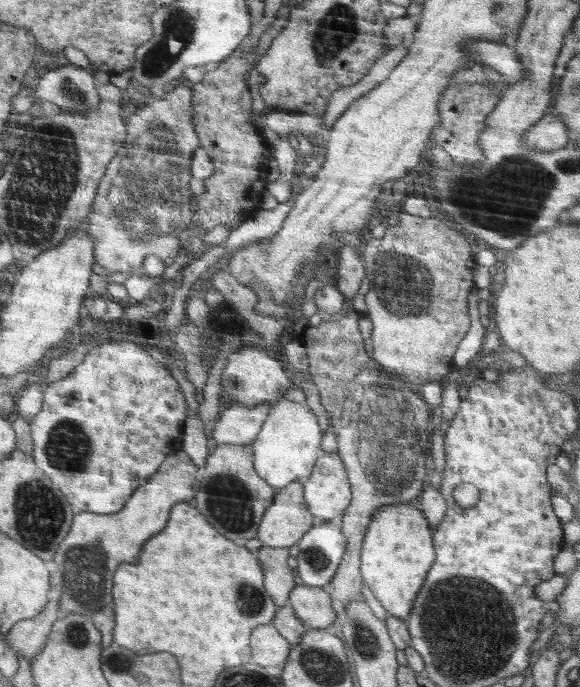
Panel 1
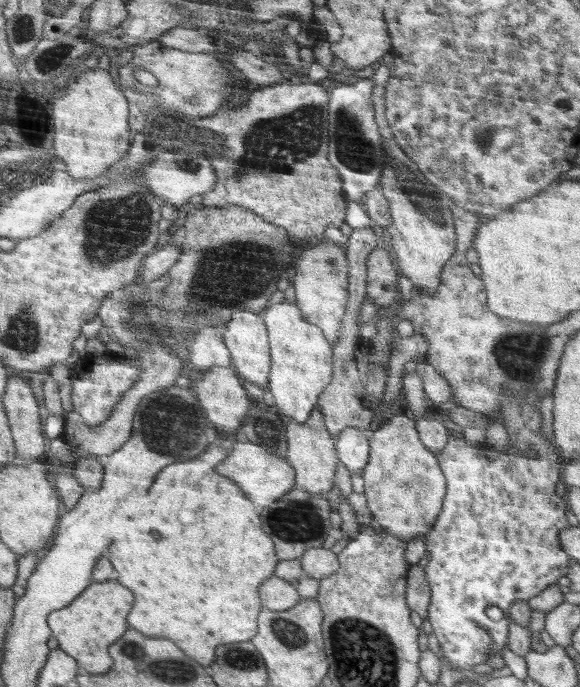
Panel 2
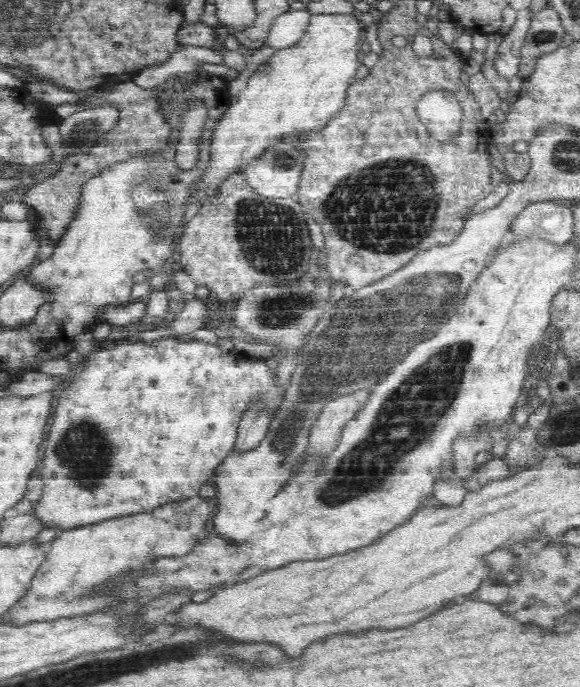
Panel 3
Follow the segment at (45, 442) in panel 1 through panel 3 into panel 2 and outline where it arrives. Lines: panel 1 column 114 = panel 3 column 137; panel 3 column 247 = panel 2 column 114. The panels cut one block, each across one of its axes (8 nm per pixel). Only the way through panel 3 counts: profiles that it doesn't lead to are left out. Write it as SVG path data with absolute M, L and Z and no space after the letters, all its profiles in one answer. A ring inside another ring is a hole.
M108 360L104 364L92 364L90 370L80 376L80 378L72 377L72 404L73 411L82 416L84 422L88 426L99 426L106 422L115 411L116 404L123 399L124 392L128 392L136 382L140 379L140 368L138 362L132 360Z

